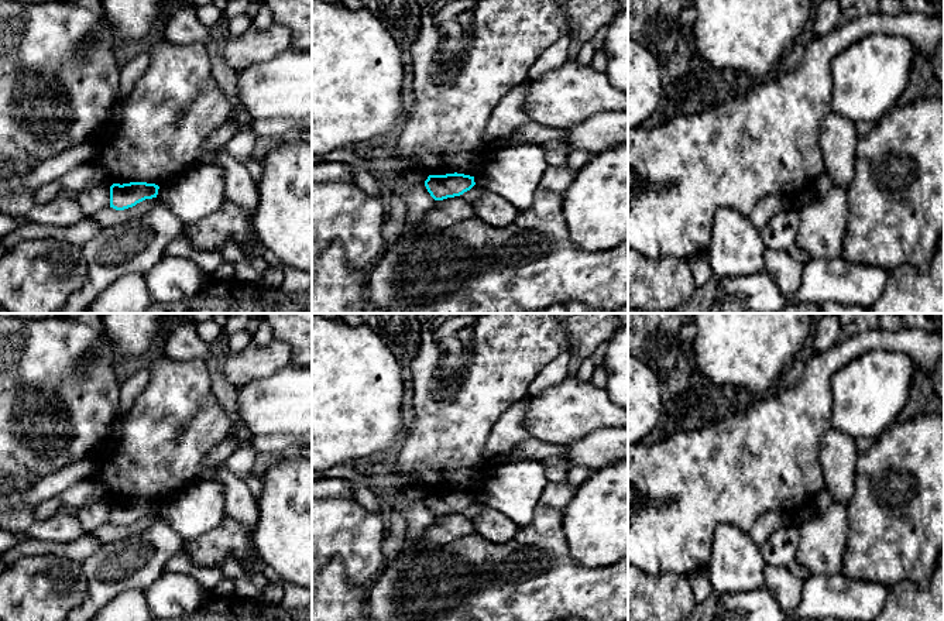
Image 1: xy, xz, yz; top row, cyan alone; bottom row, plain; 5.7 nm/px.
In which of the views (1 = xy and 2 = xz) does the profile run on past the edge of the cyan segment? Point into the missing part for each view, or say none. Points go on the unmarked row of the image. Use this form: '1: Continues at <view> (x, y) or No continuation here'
1: No continuation here
2: No continuation here

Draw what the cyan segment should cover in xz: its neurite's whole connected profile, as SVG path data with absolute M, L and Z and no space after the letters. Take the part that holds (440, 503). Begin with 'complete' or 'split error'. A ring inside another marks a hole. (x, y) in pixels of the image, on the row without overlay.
complete; M464 490L429 491L425 502L435 517L460 512L476 501L474 493Z

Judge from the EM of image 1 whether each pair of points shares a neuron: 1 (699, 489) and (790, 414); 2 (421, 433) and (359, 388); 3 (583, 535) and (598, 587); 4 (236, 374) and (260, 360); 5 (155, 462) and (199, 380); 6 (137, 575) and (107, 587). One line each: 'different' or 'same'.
1: same
2: different
3: different
4: same
5: same
6: same

